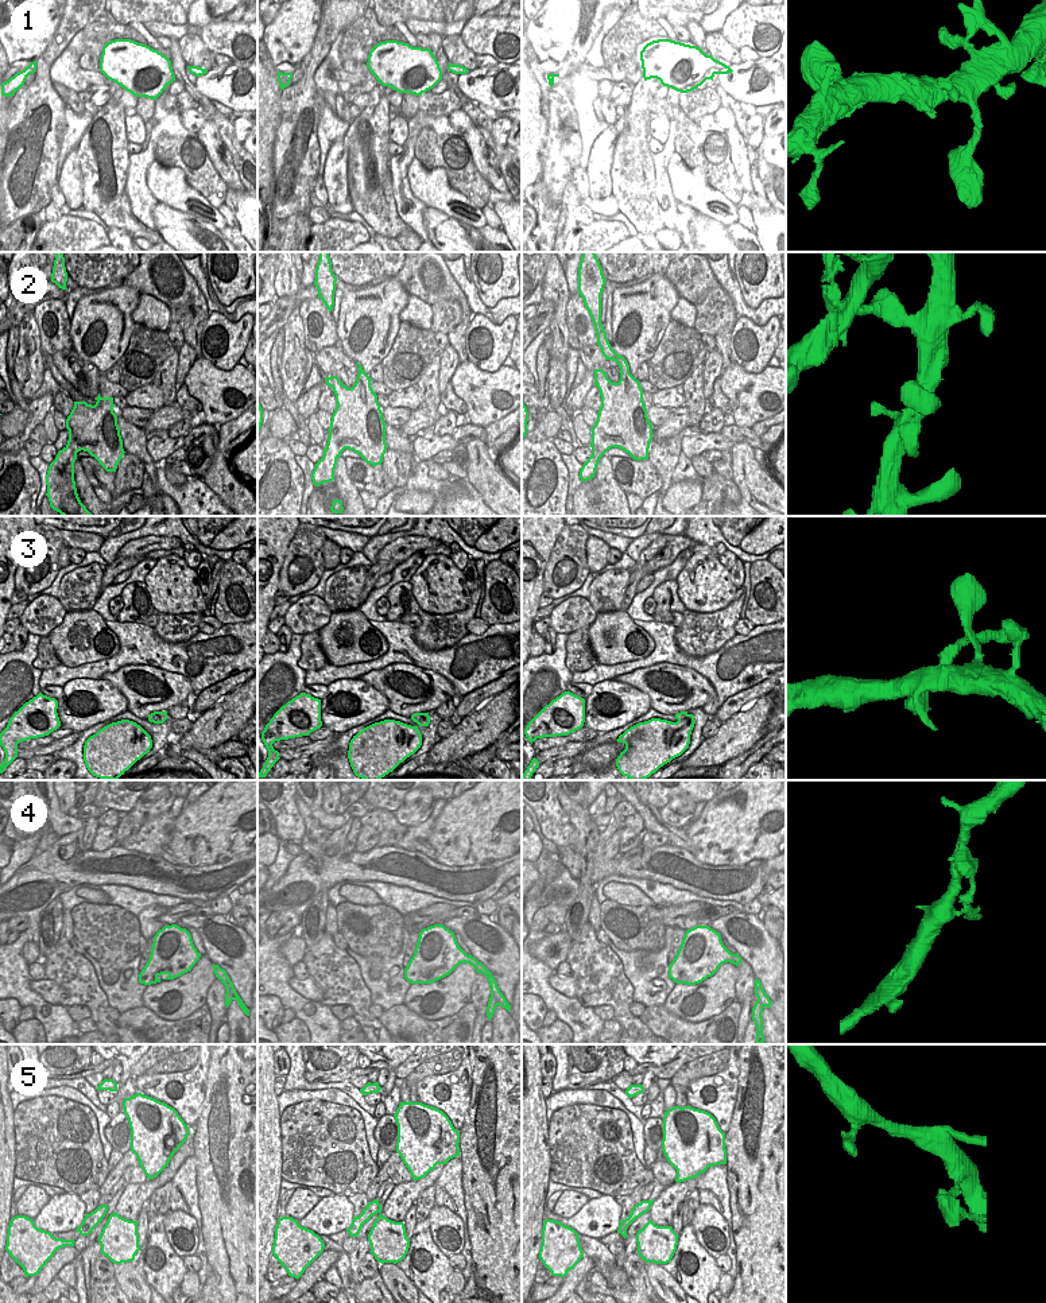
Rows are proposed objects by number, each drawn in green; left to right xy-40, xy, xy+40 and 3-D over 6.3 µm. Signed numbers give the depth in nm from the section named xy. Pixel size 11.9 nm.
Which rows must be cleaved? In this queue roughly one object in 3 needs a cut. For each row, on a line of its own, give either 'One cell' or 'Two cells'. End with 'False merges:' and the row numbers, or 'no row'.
1: One cell
2: One cell
3: Two cells
4: Two cells
5: One cell
False merges: 3, 4.

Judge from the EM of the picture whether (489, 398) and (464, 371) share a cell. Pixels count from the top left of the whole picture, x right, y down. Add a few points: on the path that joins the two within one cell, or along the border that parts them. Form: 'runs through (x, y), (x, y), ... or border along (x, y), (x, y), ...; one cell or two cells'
runs through (483, 391), (469, 377); one cell

